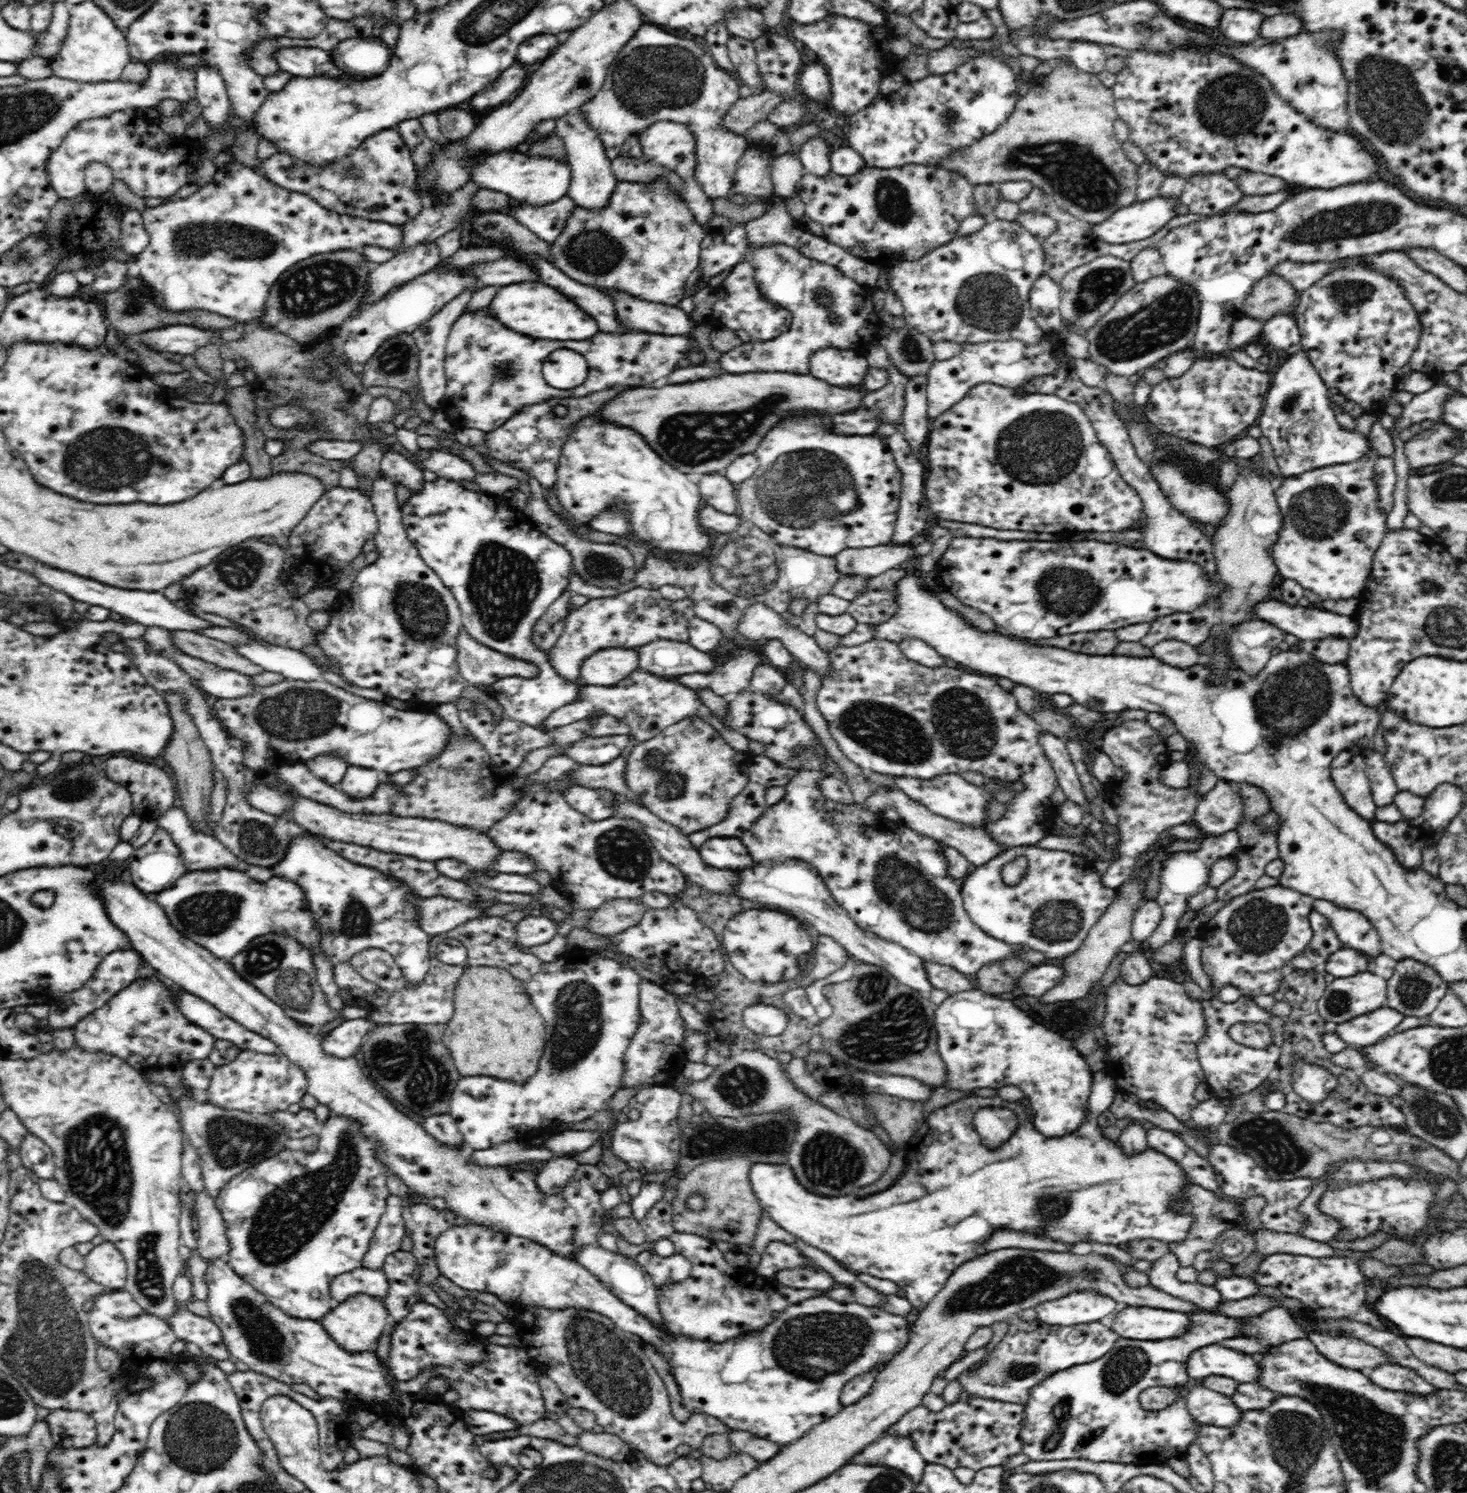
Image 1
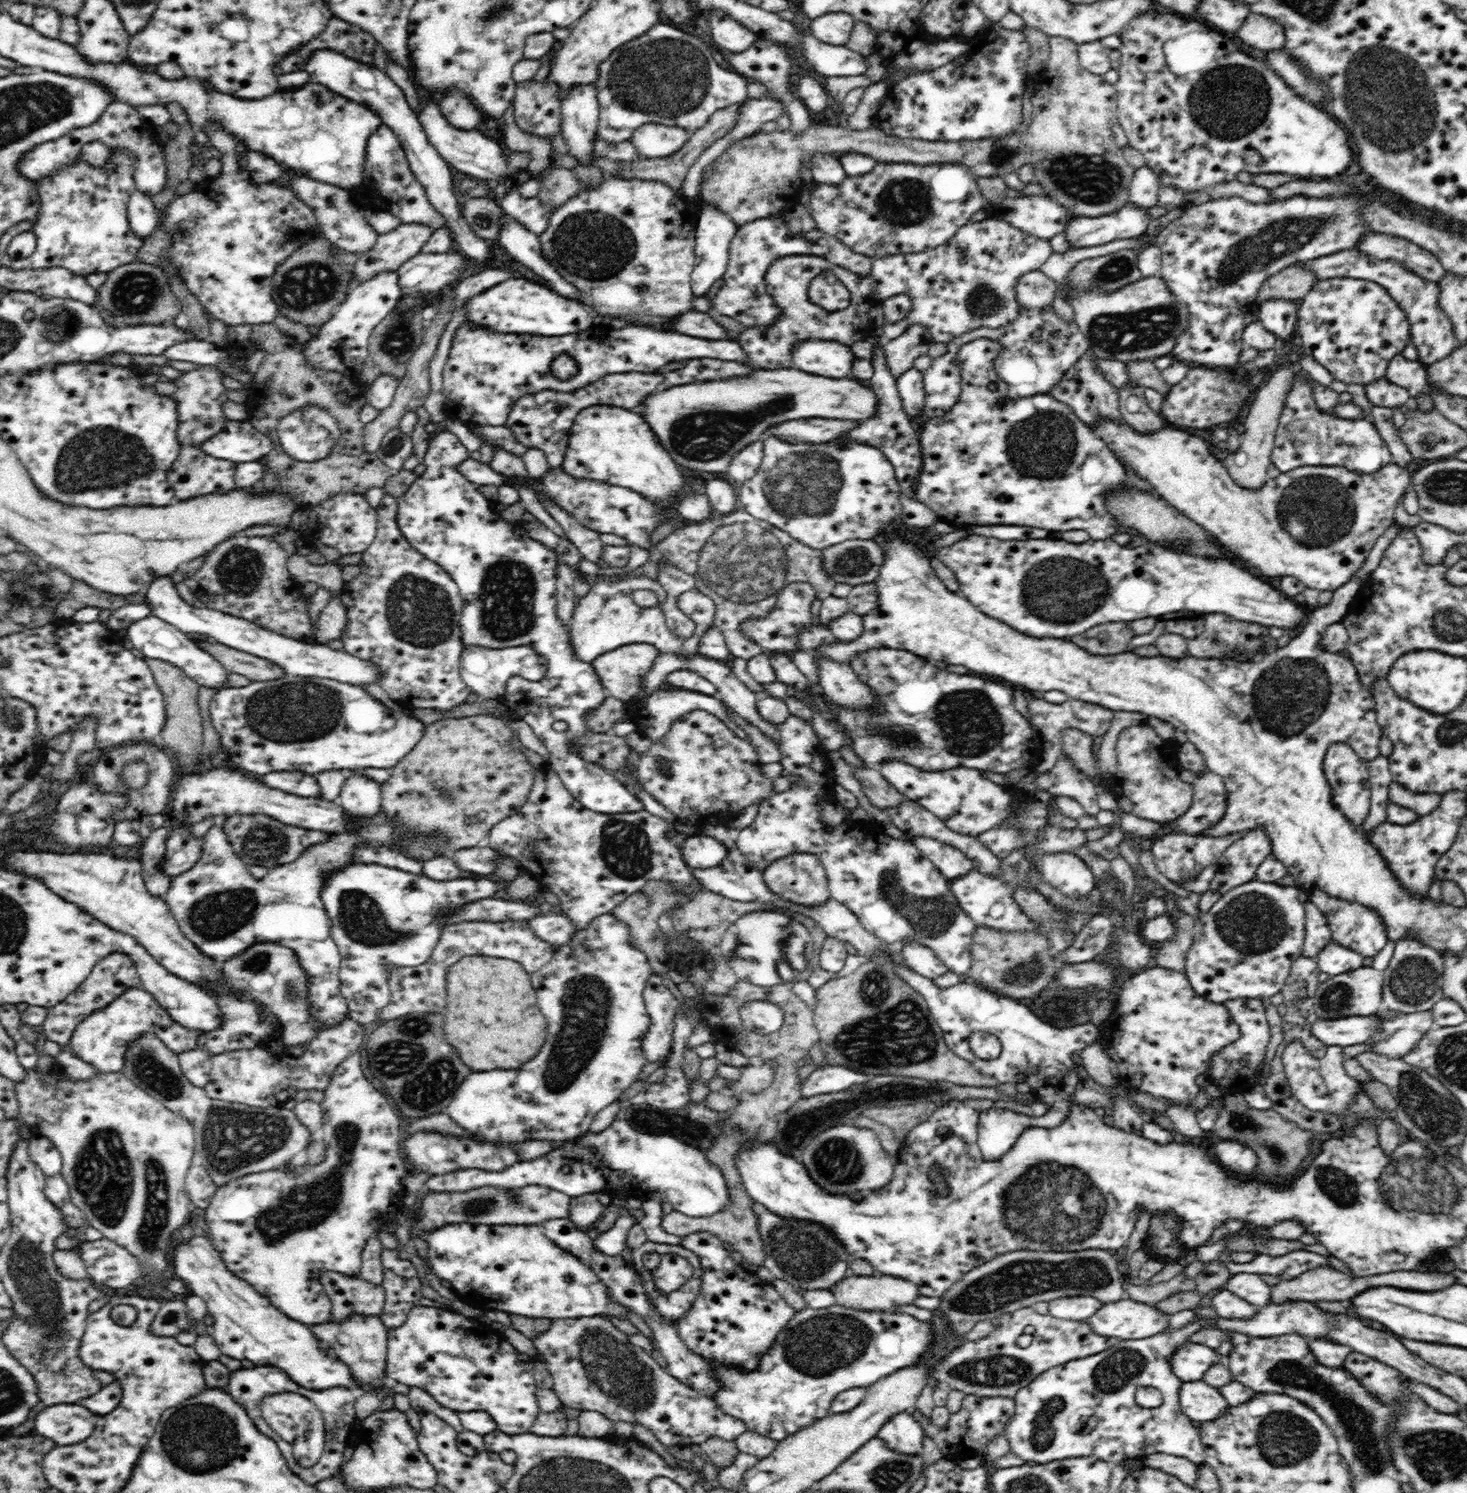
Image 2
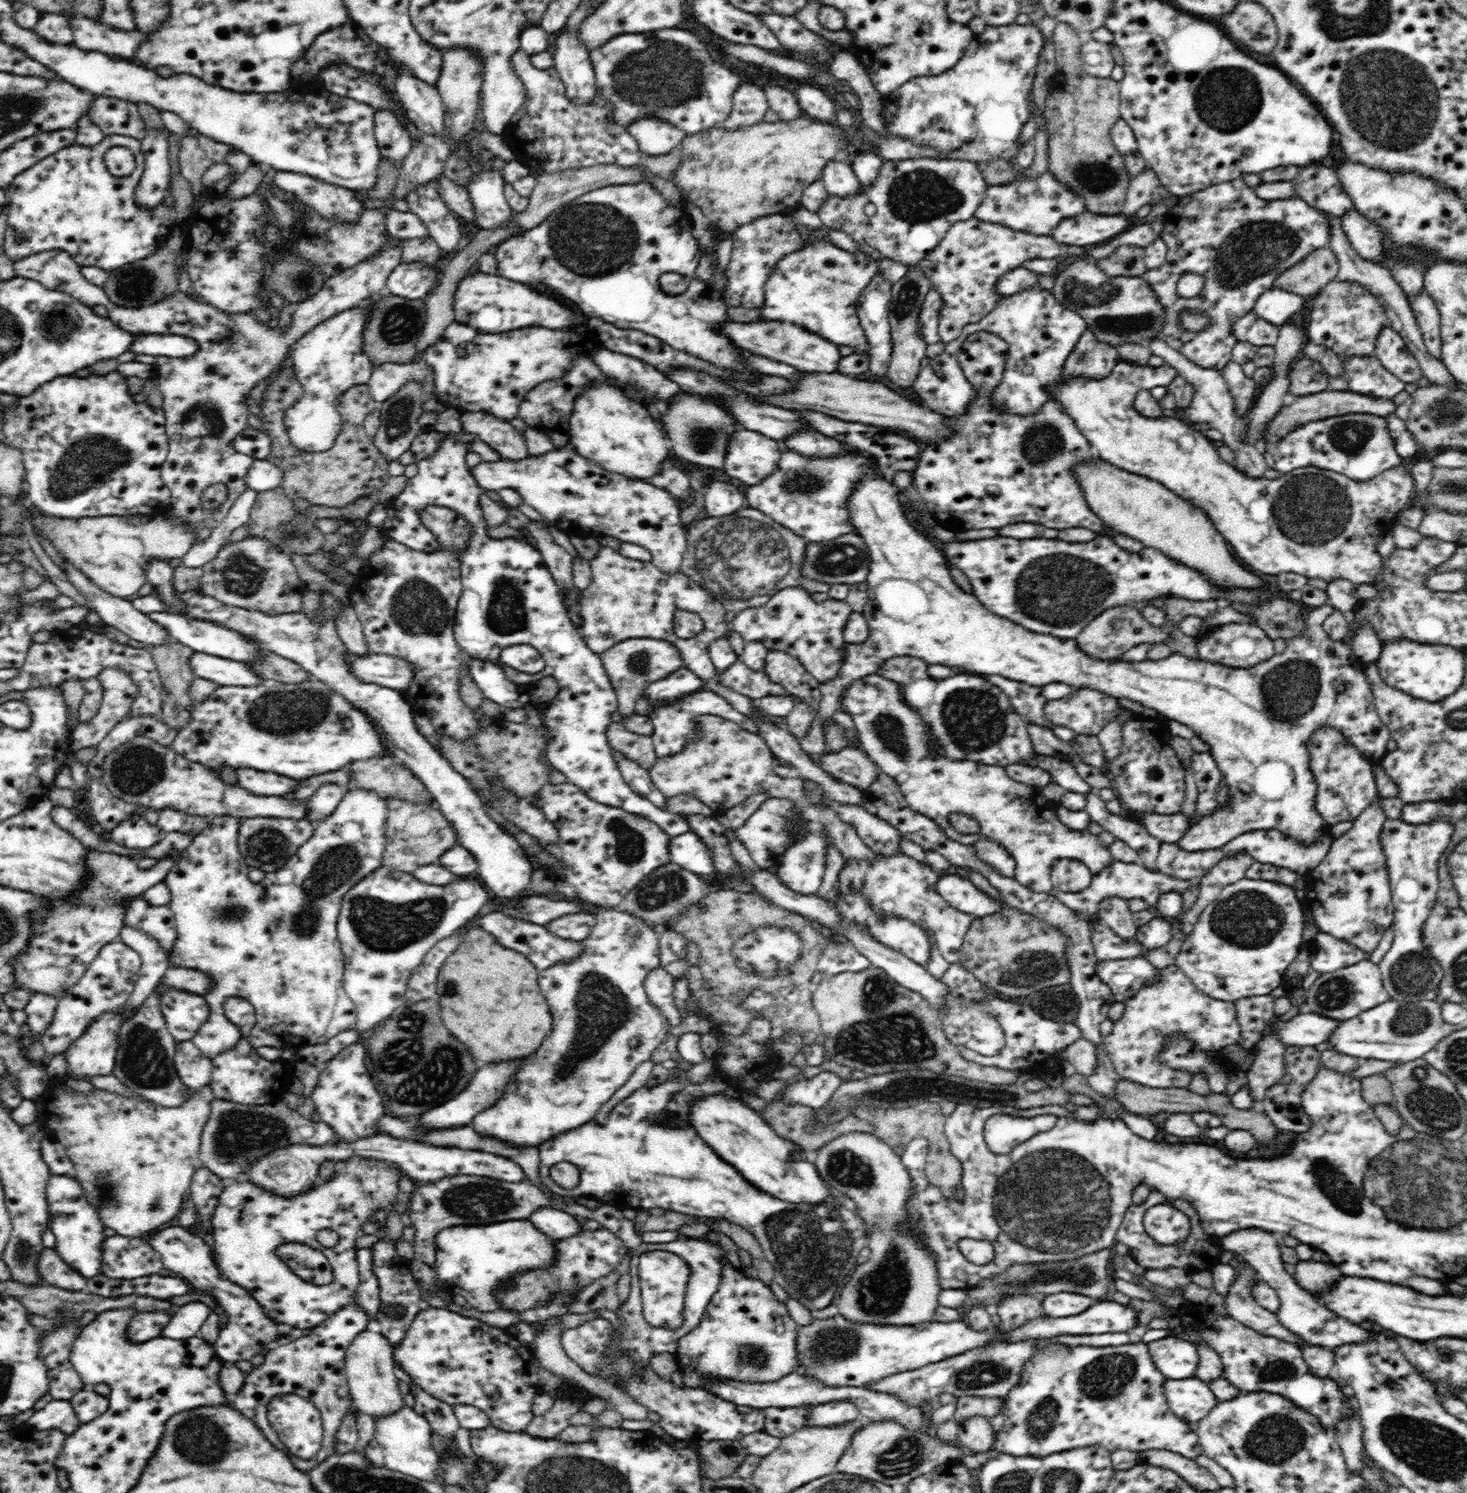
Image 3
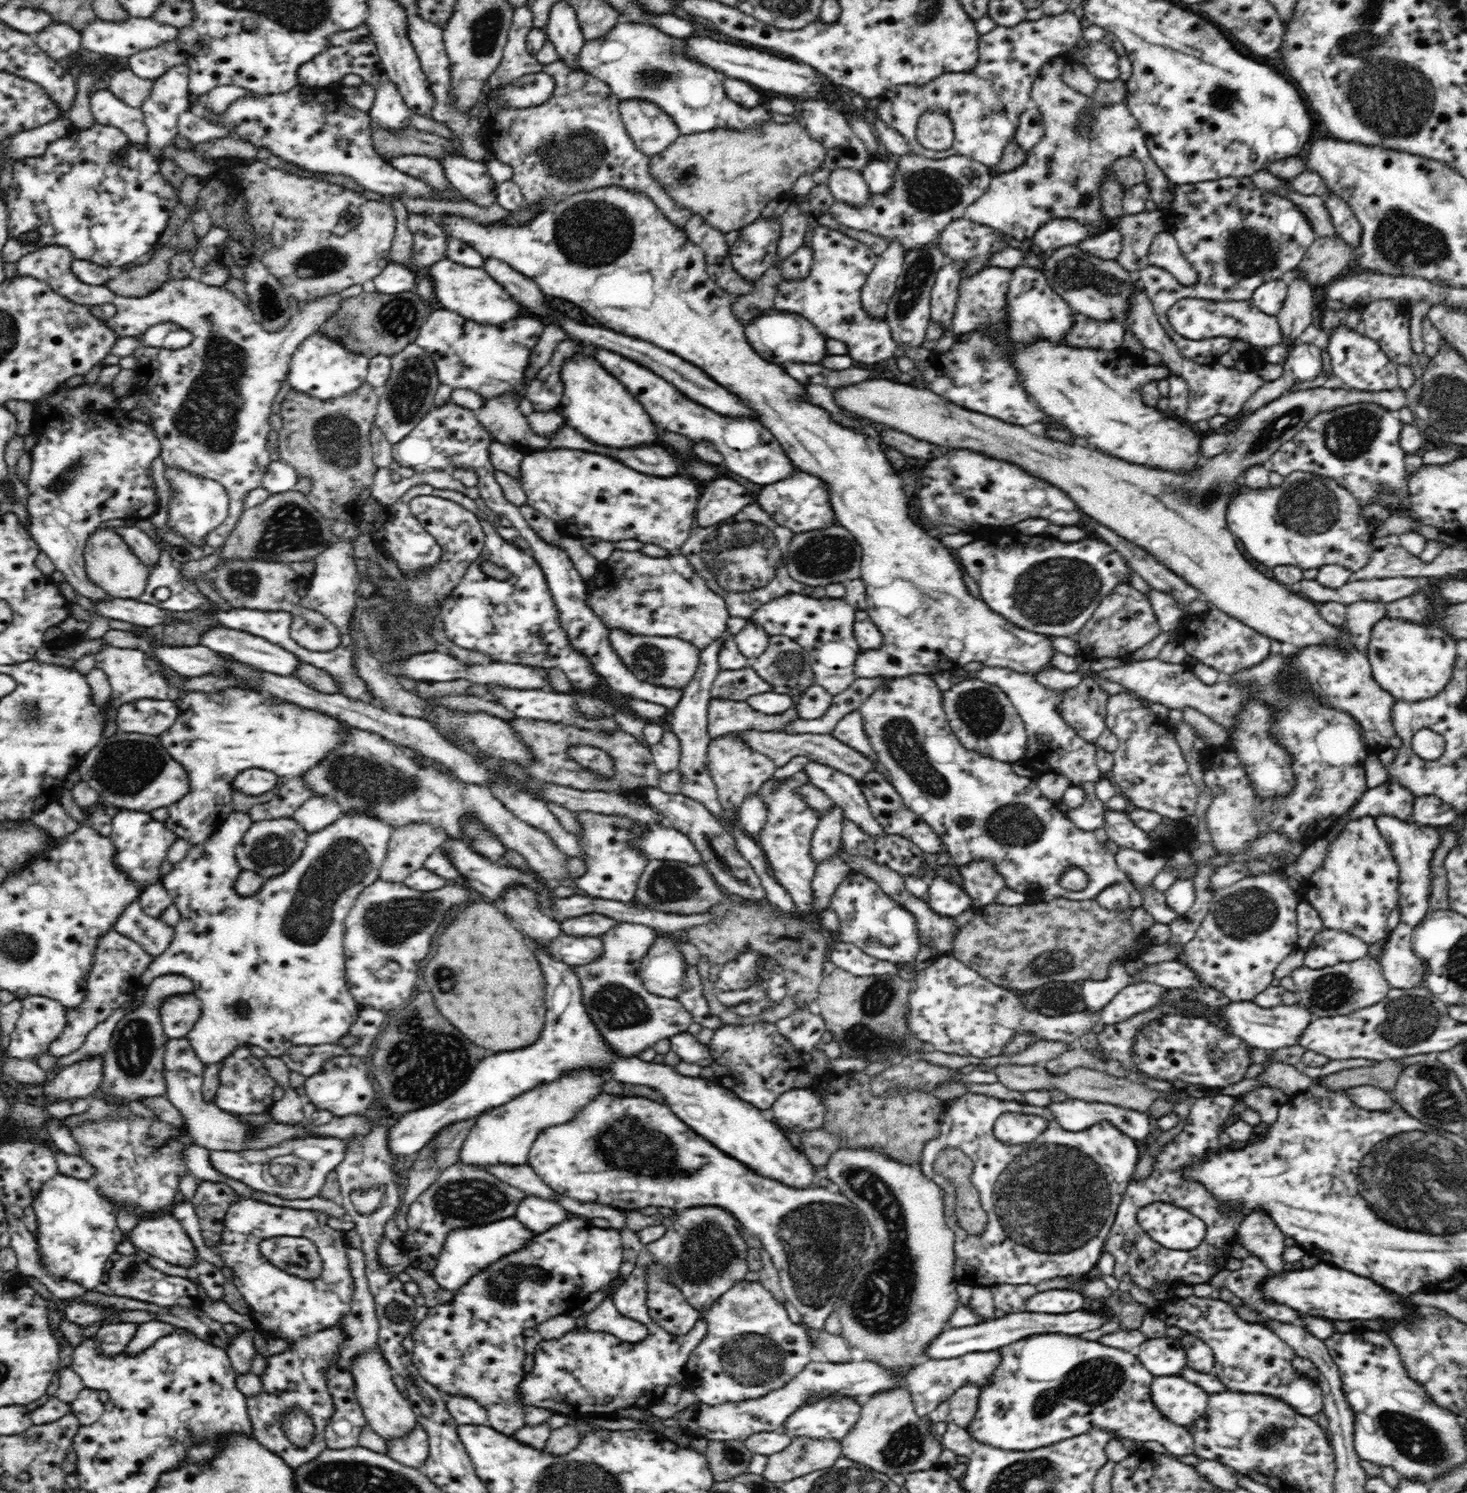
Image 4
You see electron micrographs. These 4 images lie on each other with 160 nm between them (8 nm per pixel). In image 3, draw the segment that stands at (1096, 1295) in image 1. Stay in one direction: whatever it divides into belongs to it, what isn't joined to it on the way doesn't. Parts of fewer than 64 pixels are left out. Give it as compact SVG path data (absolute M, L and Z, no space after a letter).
M1061 1292L1058 1294L1046 1295L1041 1305L1046 1310L1047 1316L1054 1318L1066 1318L1076 1316L1084 1310L1088 1310L1090 1306L1096 1304L1098 1299L1089 1296L1074 1294L1069 1292Z

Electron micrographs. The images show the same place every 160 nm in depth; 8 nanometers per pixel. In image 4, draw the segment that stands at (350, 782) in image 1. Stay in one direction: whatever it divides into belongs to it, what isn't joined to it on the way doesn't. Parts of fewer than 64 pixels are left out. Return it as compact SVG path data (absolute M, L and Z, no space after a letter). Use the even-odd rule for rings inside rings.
M232 811L228 818L214 830L214 833L208 836L206 842L202 844L194 844L188 848L186 856L173 864L168 874L159 879L166 887L169 896L173 899L173 905L180 914L180 922L174 928L174 937L172 943L156 960L148 966L148 969L142 974L140 981L143 986L150 984L157 977L166 974L178 974L190 978L193 982L193 993L201 1002L201 1015L196 1021L192 1032L188 1034L187 1040L190 1042L192 1049L197 1054L197 1057L207 1066L213 1063L220 1063L234 1049L247 1048L248 1046L259 1046L268 1051L269 1056L281 1056L281 1052L286 1045L289 1046L318 1046L328 1044L332 1046L334 1043L342 1039L348 1034L354 1021L358 1018L360 1005L354 1000L350 989L347 987L345 978L345 958L344 952L344 932L346 917L350 910L354 907L356 898L362 893L366 886L370 886L372 882L376 882L380 878L380 867L387 855L387 846L392 836L392 826L386 824L381 818L368 814L367 812L346 812L338 817L336 822L330 824L326 828L317 830L314 833L309 833L306 840L306 846L300 858L292 863L292 866L279 874L265 879L262 888L257 894L248 897L242 897L236 893L235 884L239 874L243 871L238 864L235 848L242 840L244 833L248 832L253 820L249 817L248 812ZM245 1002L247 1011L240 1015L238 1013L238 1004Z

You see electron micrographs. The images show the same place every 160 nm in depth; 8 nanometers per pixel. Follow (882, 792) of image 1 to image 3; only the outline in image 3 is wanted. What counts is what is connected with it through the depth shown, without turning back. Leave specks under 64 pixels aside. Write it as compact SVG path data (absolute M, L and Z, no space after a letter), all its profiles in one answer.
M850 746L840 752L824 752L821 767L832 779L865 791L880 774L878 765L863 750Z

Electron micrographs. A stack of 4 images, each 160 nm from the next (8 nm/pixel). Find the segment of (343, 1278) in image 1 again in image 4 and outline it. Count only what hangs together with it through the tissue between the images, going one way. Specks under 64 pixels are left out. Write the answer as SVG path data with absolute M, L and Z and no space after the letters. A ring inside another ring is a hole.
M272 1237L260 1243L262 1254L278 1268L304 1280L314 1280L323 1271L323 1260L310 1239ZM332 1324L324 1330L300 1336L288 1341L288 1348L272 1354L267 1358L266 1370L259 1376L262 1392L254 1397L247 1397L248 1417L252 1426L252 1434L260 1445L280 1456L290 1468L298 1468L315 1460L328 1449L324 1431L329 1426L336 1407L328 1389L328 1371L337 1363L341 1344L344 1342L341 1324ZM300 1407L314 1421L315 1434L312 1444L306 1450L295 1448L281 1429L281 1417L287 1409Z

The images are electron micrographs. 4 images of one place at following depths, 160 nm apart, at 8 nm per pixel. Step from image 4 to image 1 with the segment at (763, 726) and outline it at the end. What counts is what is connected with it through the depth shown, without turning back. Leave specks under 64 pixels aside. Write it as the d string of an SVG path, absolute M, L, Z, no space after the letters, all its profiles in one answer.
M636 668L622 681L612 686L594 686L583 684L578 688L581 696L566 706L554 710L540 726L534 726L544 733L584 720L594 716L610 715L623 720L630 727L630 735L639 741L647 741L660 734L665 728L680 722L688 717L700 717L708 725L716 729L716 733L738 753L748 753L750 756L749 740L732 731L718 721L718 717L702 703L695 690L680 684L677 680L652 674Z

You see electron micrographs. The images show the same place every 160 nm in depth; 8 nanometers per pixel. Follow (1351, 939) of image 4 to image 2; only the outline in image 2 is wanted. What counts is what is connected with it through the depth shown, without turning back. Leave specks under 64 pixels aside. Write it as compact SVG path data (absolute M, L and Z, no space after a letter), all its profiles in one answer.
M1332 941L1328 946L1324 947L1324 950L1318 953L1318 958L1315 962L1321 972L1332 977L1363 968L1363 959L1361 954L1348 950L1348 948Z

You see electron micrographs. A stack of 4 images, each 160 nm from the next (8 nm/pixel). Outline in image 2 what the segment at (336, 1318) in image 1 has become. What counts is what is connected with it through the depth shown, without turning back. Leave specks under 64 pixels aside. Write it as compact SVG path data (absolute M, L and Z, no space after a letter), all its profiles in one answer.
M350 1314L344 1320L327 1321L310 1326L313 1335L322 1340L332 1352L349 1366L354 1379L360 1380L364 1389L371 1388L374 1380L386 1376L386 1346L388 1342L387 1326L378 1314Z

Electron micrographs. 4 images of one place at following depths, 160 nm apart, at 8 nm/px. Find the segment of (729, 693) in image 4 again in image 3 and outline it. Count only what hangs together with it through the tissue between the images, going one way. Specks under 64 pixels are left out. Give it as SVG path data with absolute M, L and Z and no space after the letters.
M740 660L728 666L723 672L719 672L717 678L722 686L731 688L752 700L789 695L788 690L781 684L770 680L764 671L752 671Z

